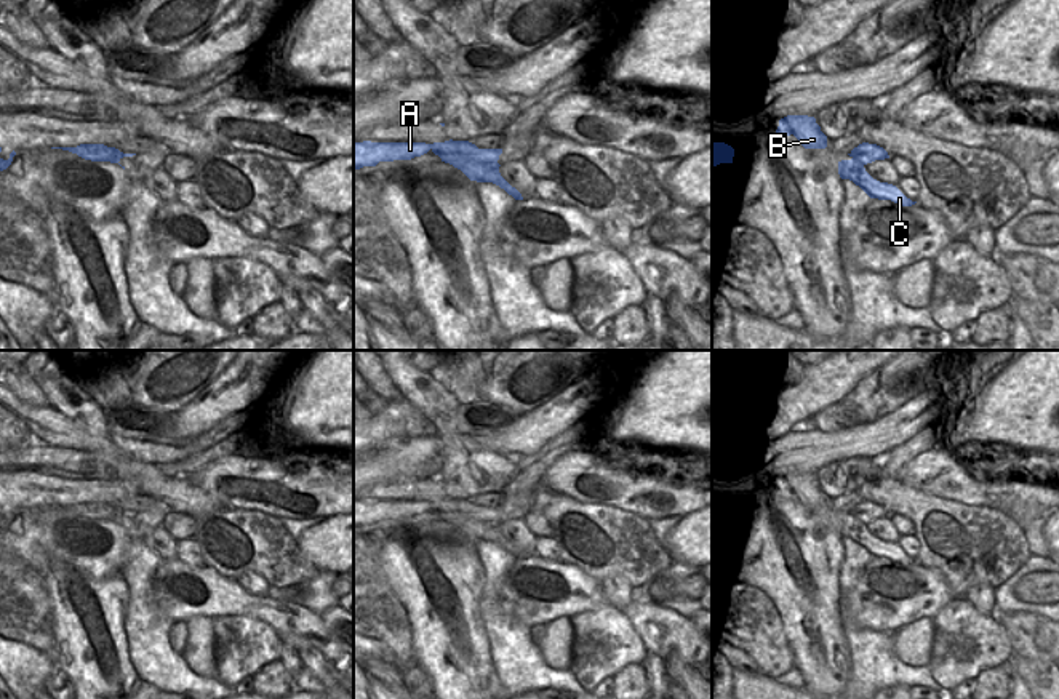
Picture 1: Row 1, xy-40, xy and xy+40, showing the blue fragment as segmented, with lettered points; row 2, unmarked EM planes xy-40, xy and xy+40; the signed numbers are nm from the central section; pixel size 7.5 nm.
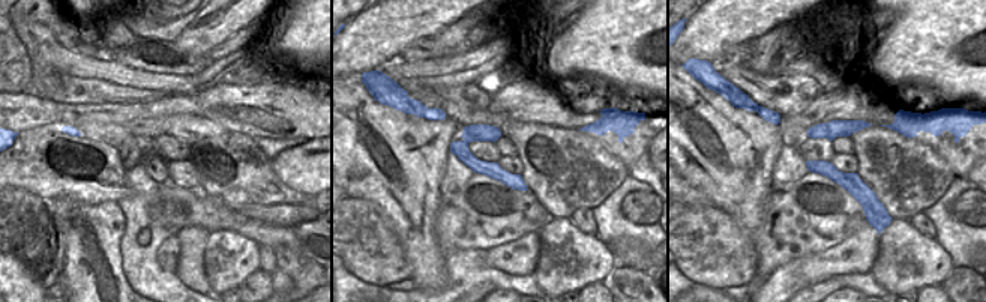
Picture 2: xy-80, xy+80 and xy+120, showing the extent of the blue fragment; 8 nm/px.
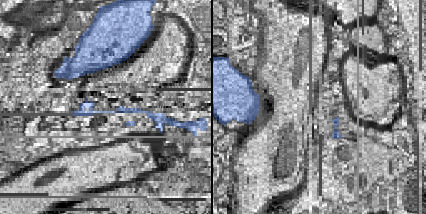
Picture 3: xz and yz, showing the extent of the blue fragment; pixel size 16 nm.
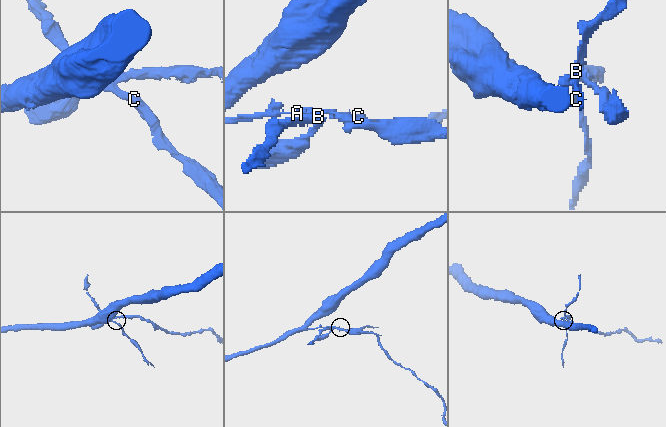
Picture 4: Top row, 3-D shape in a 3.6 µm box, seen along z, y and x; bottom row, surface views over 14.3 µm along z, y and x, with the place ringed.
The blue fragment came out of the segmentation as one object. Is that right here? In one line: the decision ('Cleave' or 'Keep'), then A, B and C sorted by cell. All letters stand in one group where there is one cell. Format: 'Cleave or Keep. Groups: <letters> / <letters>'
Cleave. Groups: A / B C

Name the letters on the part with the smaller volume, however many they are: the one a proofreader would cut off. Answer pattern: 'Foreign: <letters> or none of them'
Foreign: B, C

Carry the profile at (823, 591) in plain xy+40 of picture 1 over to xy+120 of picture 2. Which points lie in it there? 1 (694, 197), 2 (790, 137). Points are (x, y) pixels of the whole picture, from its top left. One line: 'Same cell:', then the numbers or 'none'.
Same cell: none

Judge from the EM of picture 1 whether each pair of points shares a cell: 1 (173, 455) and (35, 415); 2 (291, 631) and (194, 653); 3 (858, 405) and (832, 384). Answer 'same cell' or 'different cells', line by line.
1: same cell
2: different cells
3: different cells

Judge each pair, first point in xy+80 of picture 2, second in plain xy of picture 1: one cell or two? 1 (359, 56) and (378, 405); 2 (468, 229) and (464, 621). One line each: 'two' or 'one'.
1: two
2: two

